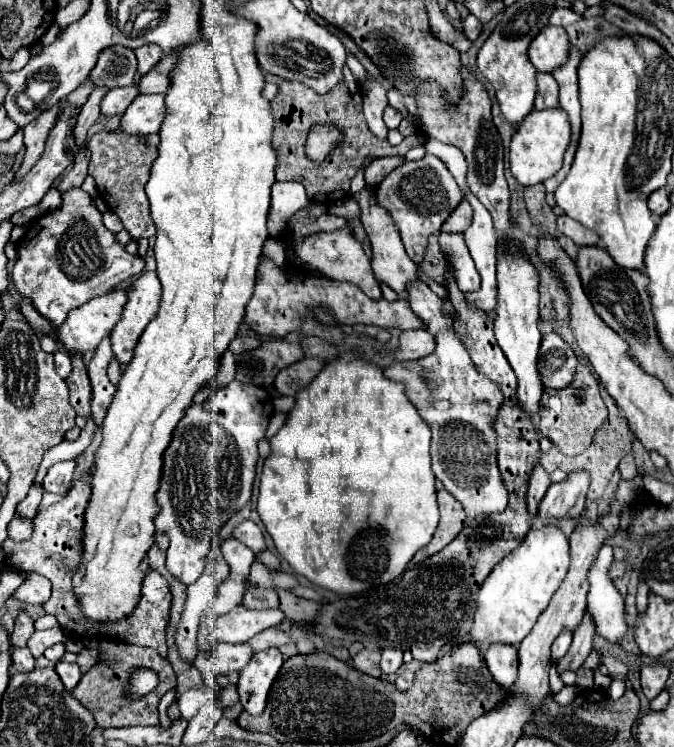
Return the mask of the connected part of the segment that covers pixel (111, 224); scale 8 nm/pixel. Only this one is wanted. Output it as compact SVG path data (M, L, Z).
M112 210L103 213L103 223L106 228L115 234L124 229L120 218Z

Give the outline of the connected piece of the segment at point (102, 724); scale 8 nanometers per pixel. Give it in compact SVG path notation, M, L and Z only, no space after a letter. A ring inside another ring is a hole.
M117 640L101 642L101 652L103 654L101 654L99 664L95 668L91 668L87 674L83 674L79 684L71 690L73 698L79 700L87 710L91 710L95 714L99 728L121 728L121 726L137 726L137 724L139 726L155 726L155 724L159 724L159 714L157 714L159 700L163 698L165 692L173 690L177 684L175 672L169 666L169 662L165 658L161 658L153 648L123 644ZM137 666L149 666L151 670L155 670L159 676L159 684L151 694L145 694L139 700L125 700L125 680L129 678L129 674Z

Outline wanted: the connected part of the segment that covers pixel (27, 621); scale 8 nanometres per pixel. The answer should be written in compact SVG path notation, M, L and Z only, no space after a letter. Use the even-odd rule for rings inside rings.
M21 612L19 618L15 620L15 628L13 628L13 632L11 632L10 639L12 645L14 647L27 646L27 642L34 631L34 621L29 618L27 612Z

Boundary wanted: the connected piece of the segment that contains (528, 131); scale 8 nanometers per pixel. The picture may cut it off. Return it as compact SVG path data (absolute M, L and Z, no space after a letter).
M555 108L543 112L529 112L511 138L511 146L509 146L511 174L517 178L521 186L545 182L555 172L559 172L569 140L571 140L571 124L567 122L567 114L563 110Z

